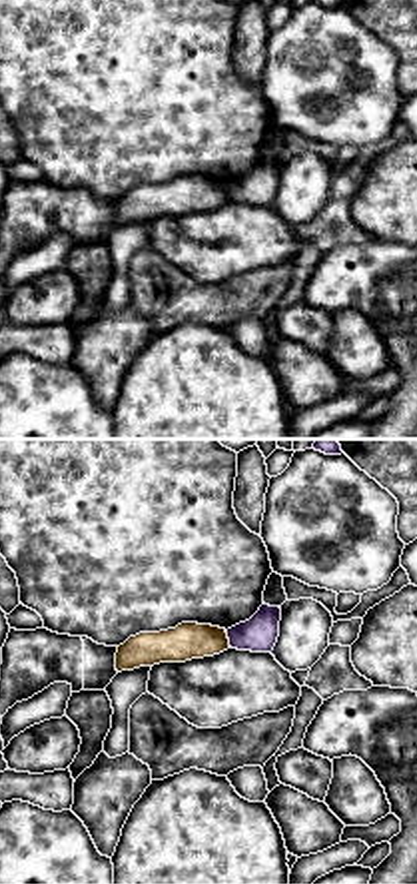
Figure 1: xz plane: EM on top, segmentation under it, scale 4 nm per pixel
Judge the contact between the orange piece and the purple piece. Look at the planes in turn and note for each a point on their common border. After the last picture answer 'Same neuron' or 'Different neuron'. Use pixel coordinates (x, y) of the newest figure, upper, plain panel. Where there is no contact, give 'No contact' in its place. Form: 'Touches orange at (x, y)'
Touches orange at (228, 192)

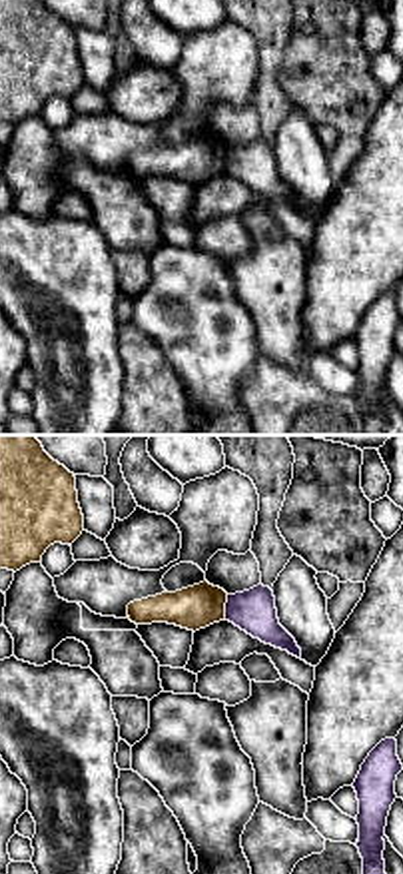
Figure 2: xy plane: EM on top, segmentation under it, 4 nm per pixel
Touches orange at (224, 160)

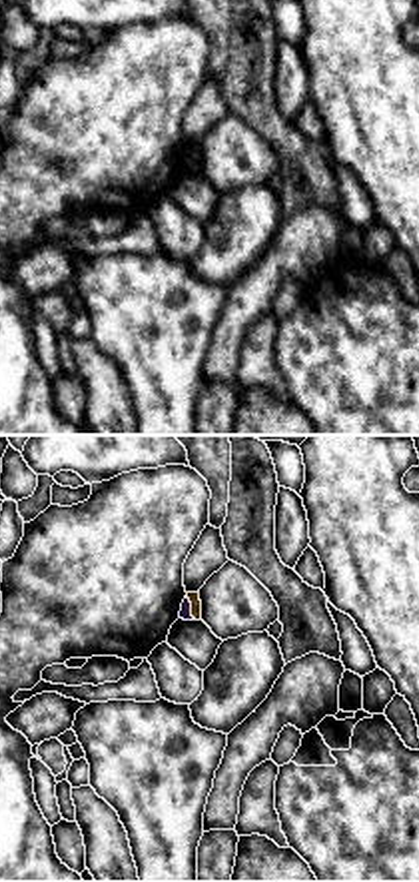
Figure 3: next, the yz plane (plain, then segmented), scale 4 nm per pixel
Touches orange at (192, 160)

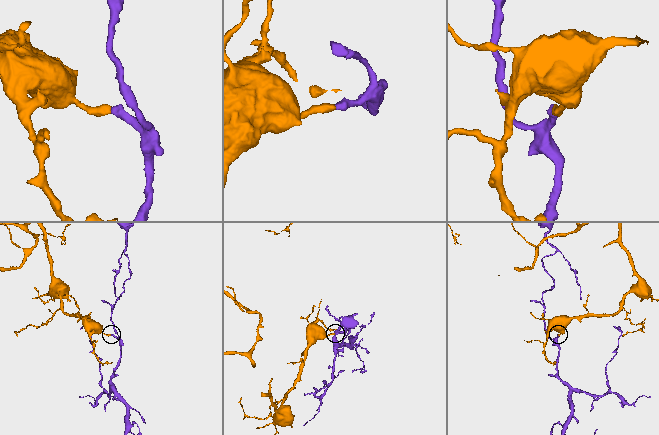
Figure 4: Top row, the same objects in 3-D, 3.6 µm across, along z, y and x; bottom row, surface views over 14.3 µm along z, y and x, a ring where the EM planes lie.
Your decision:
Different neuron

